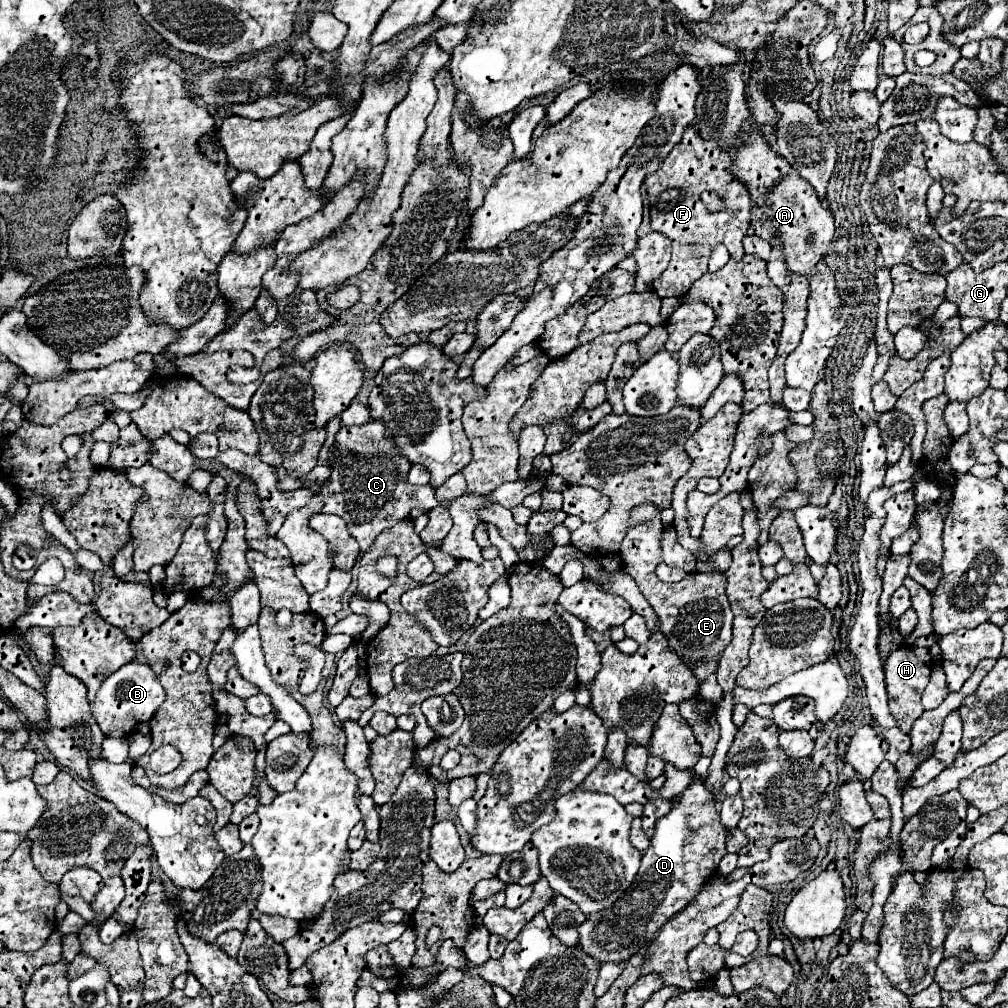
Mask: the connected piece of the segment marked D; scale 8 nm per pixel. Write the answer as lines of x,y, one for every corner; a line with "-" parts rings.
694,773
690,785
672,803
670,813
656,821
654,835
650,839
650,847
642,857
640,871
636,873
630,889
616,901
616,905
590,915
580,925
582,951
600,963
626,963
634,953
644,949
644,945
658,933
658,929
670,917
674,917
680,909
684,909
684,905
690,905
696,899
696,895
700,893
702,885
706,885
716,875
718,863
726,855
726,847
724,847
726,835
728,835
728,829
720,825
720,815
716,809
716,801
712,799
712,793
706,789
704,779

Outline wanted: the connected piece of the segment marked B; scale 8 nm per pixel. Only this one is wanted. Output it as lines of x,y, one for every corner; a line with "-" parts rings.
130,661
102,683
92,703
92,713
106,737
128,737
134,733
138,723
152,719
162,701
164,701
164,689
160,687
154,671
146,663

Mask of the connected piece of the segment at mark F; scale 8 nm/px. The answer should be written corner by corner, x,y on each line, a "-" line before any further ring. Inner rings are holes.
688,127
682,135
682,141
670,151
656,175
648,175
644,181
648,187
652,229
672,239
670,265
652,283
652,289
660,299
686,295
692,283
707,272
707,247
724,243
736,261
744,257
742,239
750,227
750,195
744,185
740,185
728,173
728,161
728,153
720,153
712,141
704,141
694,127
-
702,191
718,193
720,199
724,199
724,209
710,211
700,199
-
689,243
697,243
695,254

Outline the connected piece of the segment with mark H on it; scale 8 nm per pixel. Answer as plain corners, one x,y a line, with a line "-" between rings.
902,645
900,649
892,651
886,659
884,675
886,675
886,689
888,689
888,707
890,707
890,715
898,721
898,727
904,733
910,733
912,721
916,721
916,717
920,717
920,713
924,711
920,697
922,697
924,687
928,685
930,669
932,669
932,657
928,649
922,649
916,645
912,647

